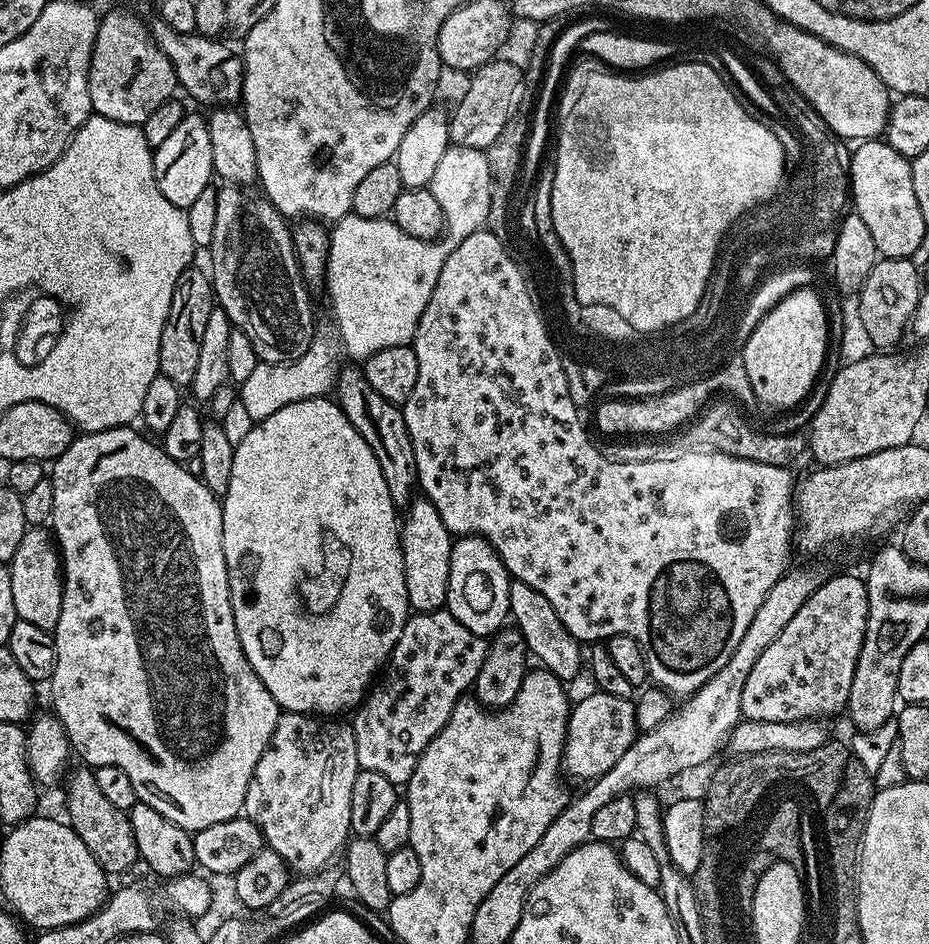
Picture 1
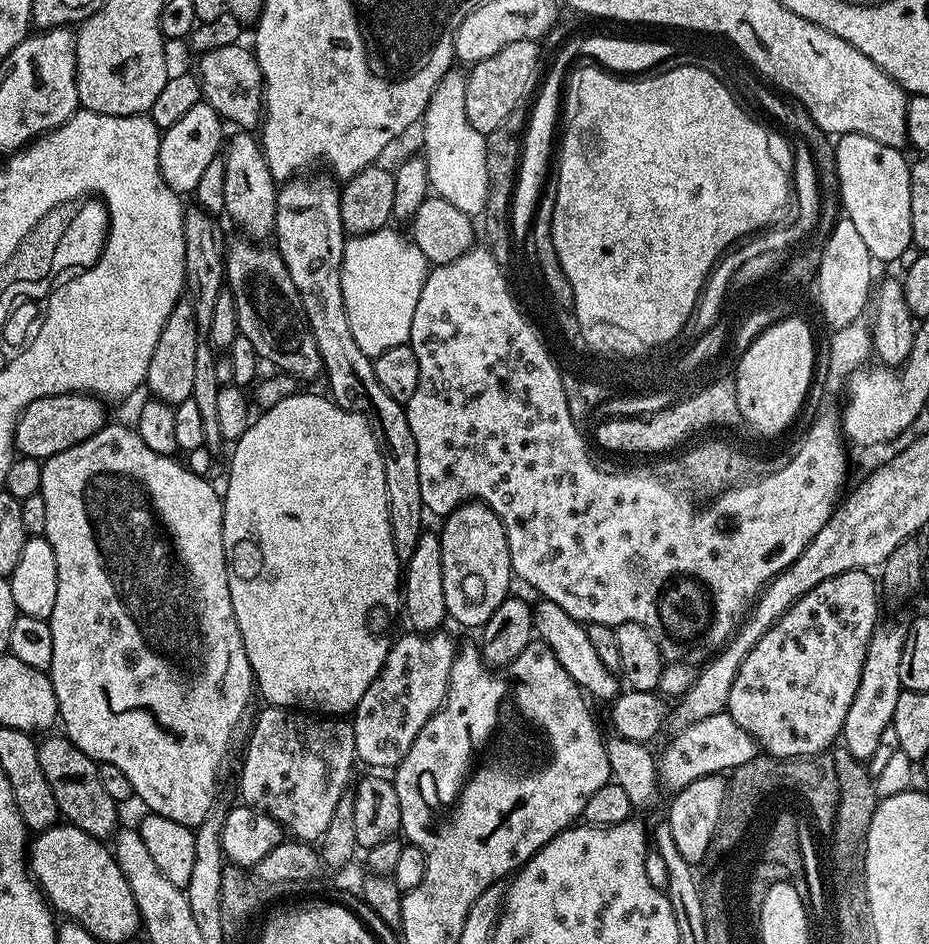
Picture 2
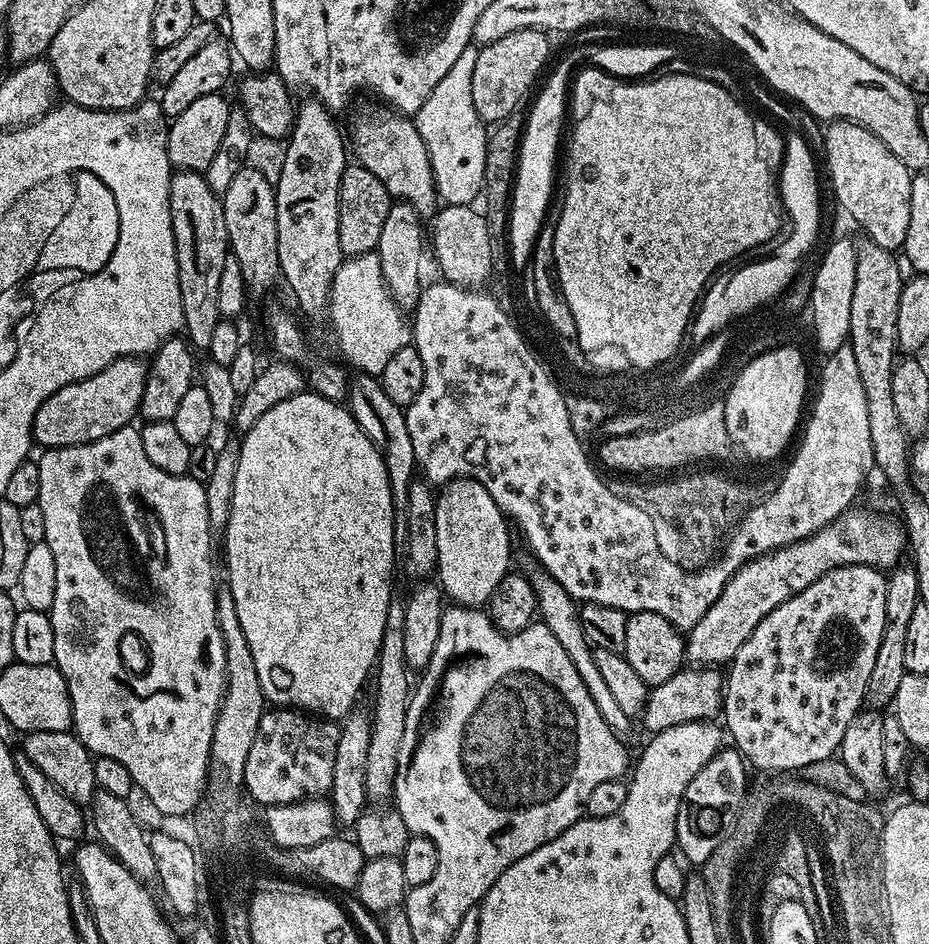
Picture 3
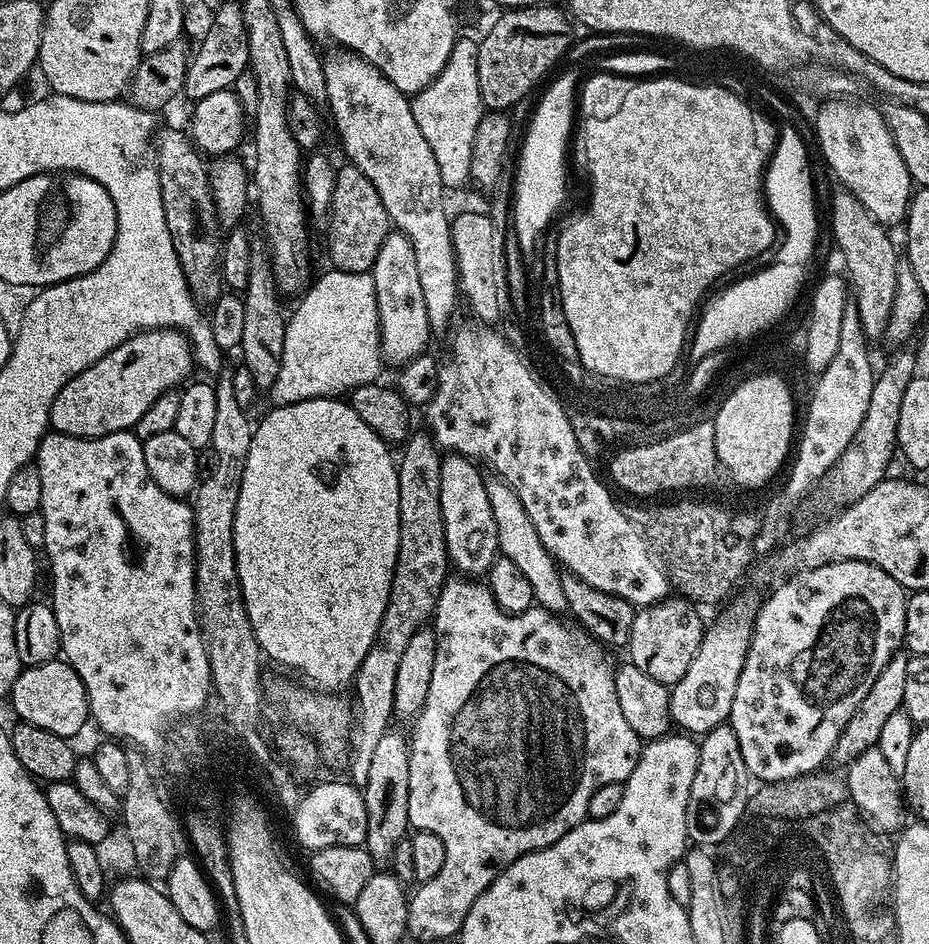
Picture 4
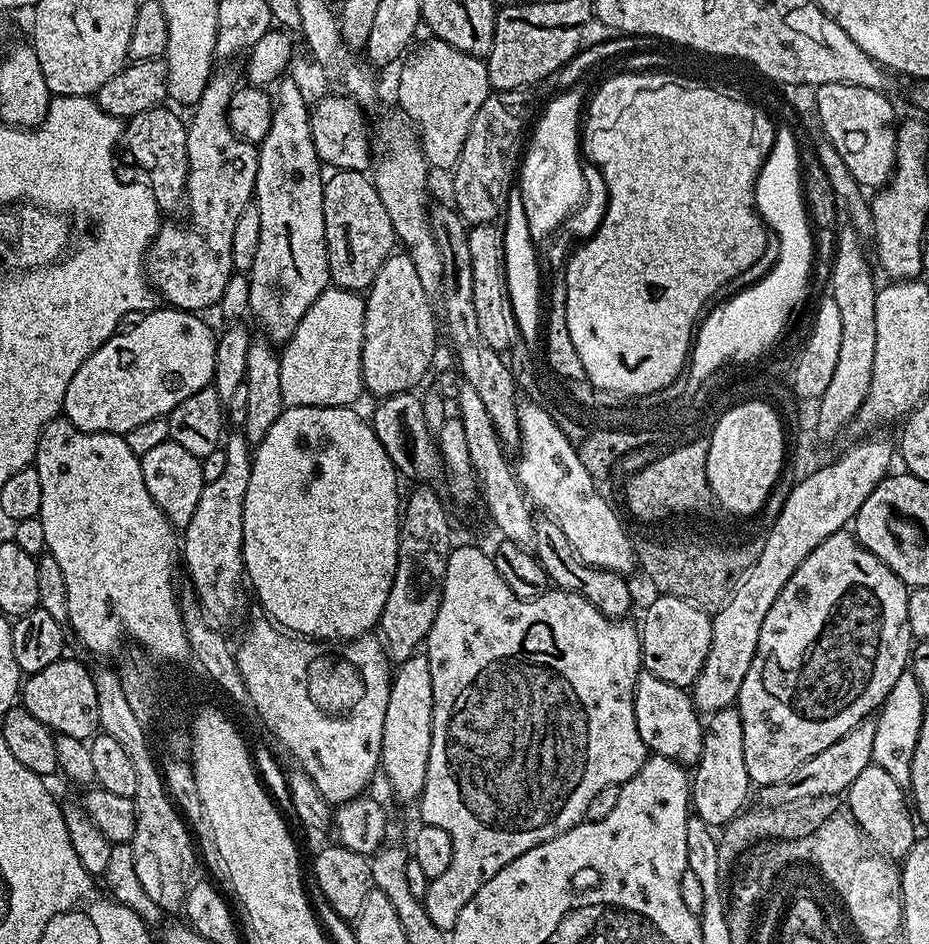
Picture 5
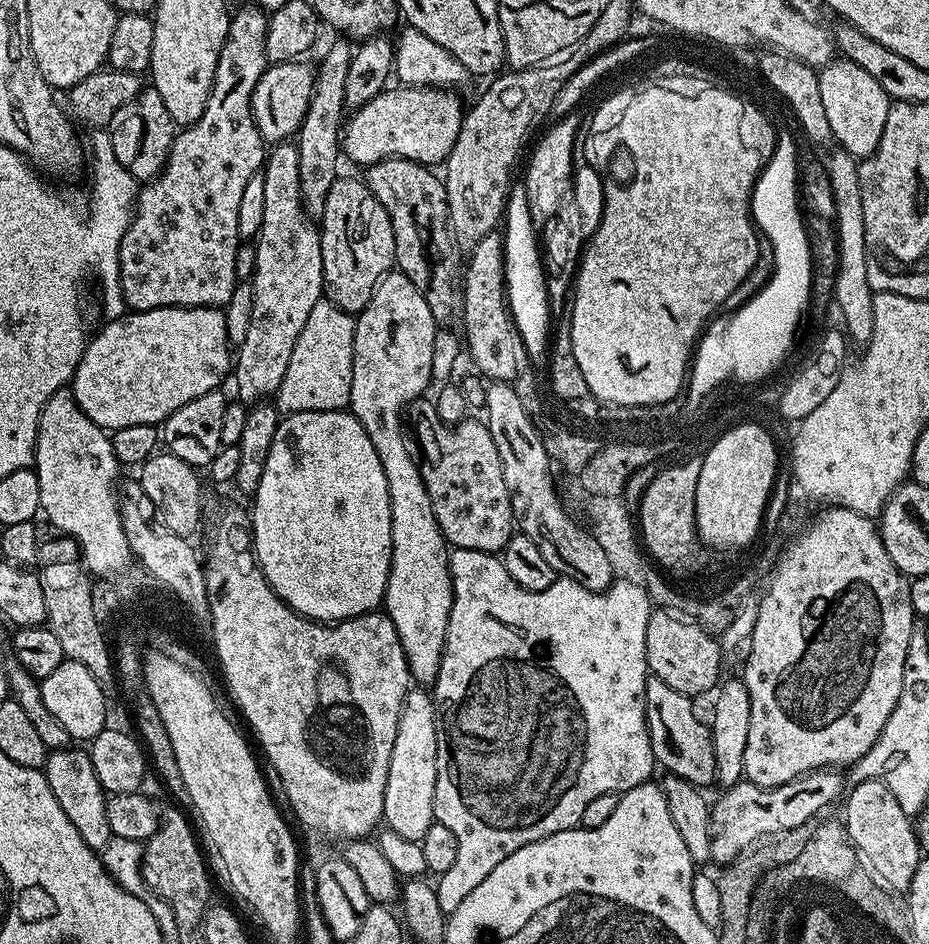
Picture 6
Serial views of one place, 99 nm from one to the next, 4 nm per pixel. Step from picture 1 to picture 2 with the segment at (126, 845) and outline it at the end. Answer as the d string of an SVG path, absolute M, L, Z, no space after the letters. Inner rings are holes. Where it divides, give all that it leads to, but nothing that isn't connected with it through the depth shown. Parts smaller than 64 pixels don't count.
M45 735L39 741L36 753L38 766L42 766L42 774L46 774L46 782L50 782L50 790L54 790L54 798L60 803L61 817L78 830L86 830L86 834L99 840L107 841L115 837L118 831L118 802L110 798L110 794L106 794L106 789L102 786L100 764L91 760L82 750L78 750L78 746L74 746L74 742L67 736L52 735Z

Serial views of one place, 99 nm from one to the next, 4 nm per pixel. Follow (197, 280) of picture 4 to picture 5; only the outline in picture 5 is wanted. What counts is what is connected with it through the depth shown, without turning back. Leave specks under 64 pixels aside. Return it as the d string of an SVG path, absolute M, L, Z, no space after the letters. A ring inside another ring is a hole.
M168 106L159 108L150 108L142 110L140 114L134 114L128 117L122 128L122 148L132 155L132 160L145 172L146 183L151 188L156 205L159 206L161 213L168 214L176 207L183 205L186 200L188 190L188 129L185 121L179 120L174 113L168 109Z

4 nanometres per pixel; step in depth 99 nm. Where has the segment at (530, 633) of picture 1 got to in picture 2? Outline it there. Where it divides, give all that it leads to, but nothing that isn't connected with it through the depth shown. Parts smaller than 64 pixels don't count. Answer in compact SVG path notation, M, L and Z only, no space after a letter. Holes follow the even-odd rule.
M543 598L537 599L537 601L532 609L532 623L539 643L546 645L552 651L554 658L558 658L558 662L562 662L562 668L566 670L566 674L570 674L570 678L574 678L578 687L593 701L595 701L594 699L605 700L605 702L615 700L622 691L621 681L618 679L617 673L606 670L606 666L598 658L598 653L594 651L594 645L588 637L587 627L579 620L570 618L570 614L566 614L566 610L562 610L562 606Z

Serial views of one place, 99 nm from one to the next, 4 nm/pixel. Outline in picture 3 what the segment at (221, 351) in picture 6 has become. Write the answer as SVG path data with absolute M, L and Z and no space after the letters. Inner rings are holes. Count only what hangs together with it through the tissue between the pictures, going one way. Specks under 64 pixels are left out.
M124 356L110 362L110 366L98 370L98 374L90 378L62 386L62 390L50 394L50 398L38 406L38 414L34 414L32 423L33 441L44 450L65 448L75 444L89 444L114 434L120 428L129 427L140 411L148 367L143 359Z

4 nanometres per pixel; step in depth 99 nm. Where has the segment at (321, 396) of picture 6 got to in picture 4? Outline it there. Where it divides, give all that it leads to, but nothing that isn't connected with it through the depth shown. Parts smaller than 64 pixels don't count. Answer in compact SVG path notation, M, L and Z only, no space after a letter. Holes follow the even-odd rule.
M337 268L327 271L322 273L317 280L315 277L309 283L306 291L299 297L300 305L287 317L284 355L292 358L292 355L297 352L304 359L304 369L300 372L304 381L301 384L291 384L288 381L292 376L291 367L281 368L280 379L270 389L270 395L276 399L276 402L316 400L320 396L336 398L351 389L360 388L364 384L375 384L381 379L380 319L378 318L378 302L372 273L343 272Z

